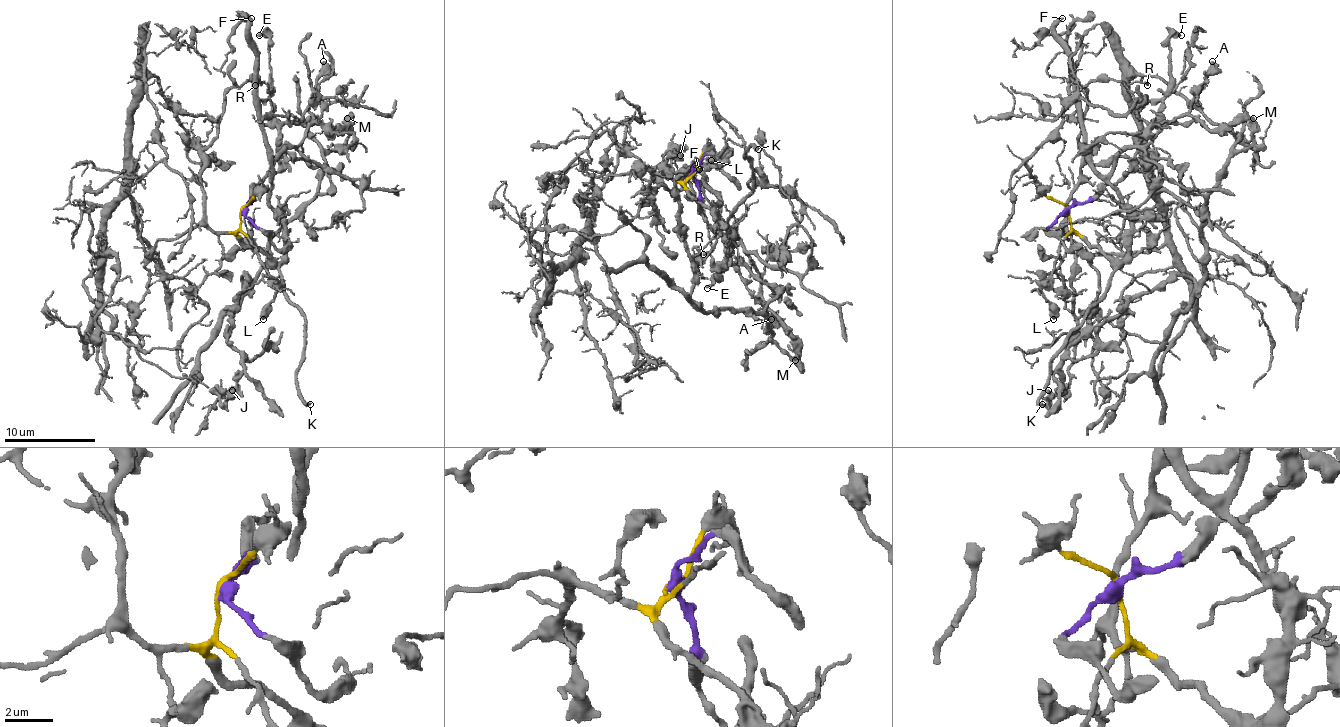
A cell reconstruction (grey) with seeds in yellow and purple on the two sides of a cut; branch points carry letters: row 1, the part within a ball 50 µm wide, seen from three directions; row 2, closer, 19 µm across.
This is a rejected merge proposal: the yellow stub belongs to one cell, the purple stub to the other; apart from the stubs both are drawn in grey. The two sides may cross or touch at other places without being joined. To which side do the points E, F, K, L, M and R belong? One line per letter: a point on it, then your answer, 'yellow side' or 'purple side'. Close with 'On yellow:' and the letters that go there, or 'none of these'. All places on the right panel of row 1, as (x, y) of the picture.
E: (1181, 35) | purple side
F: (1062, 18) | yellow side
K: (1042, 404) | yellow side
L: (1053, 319) | yellow side
M: (1253, 118) | purple side
R: (1147, 85) | yellow side
On yellow: F, K, L, R

